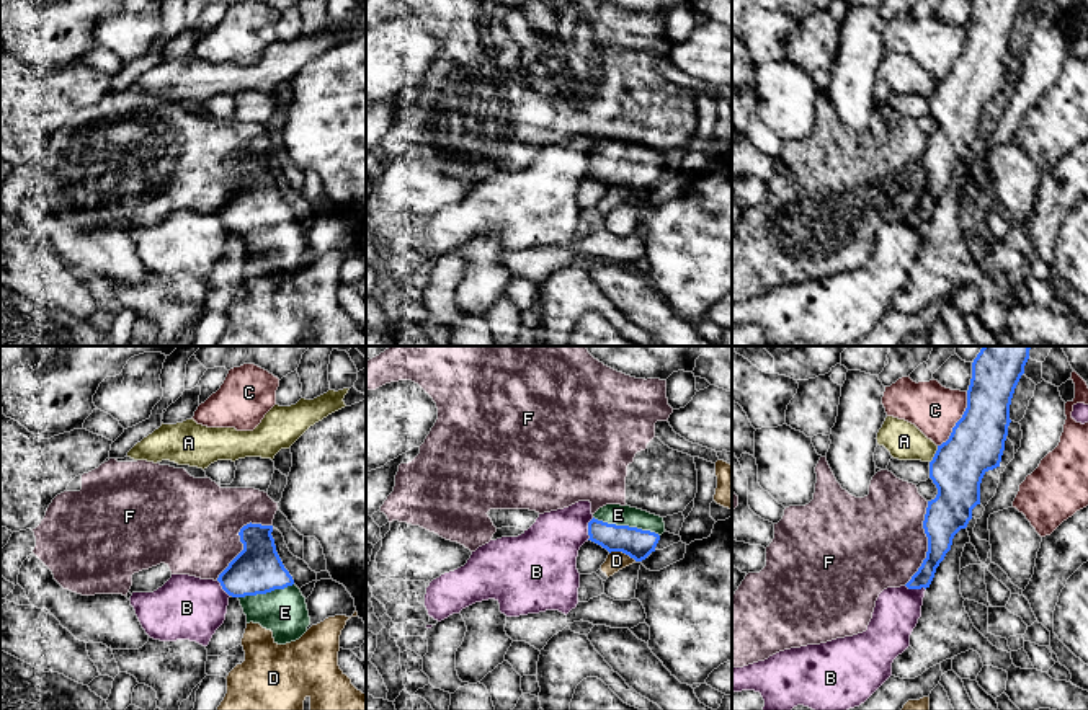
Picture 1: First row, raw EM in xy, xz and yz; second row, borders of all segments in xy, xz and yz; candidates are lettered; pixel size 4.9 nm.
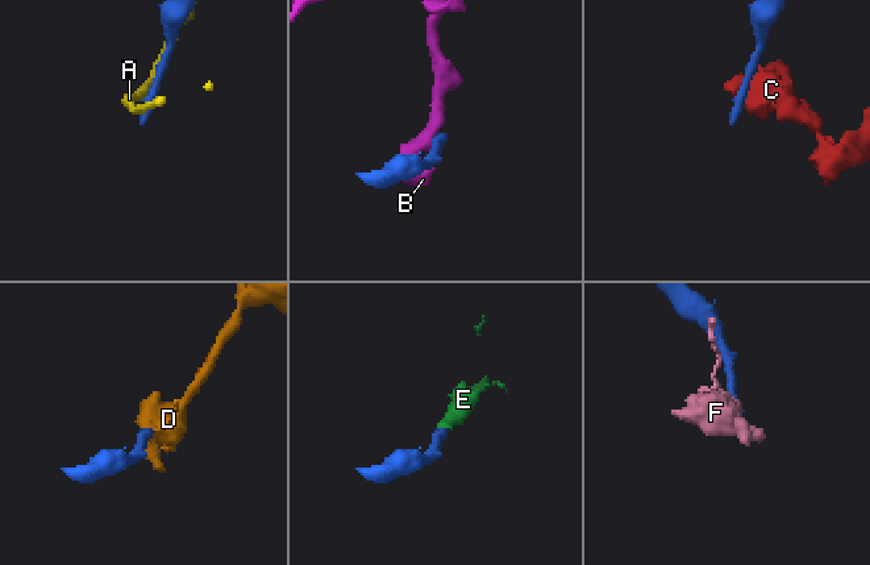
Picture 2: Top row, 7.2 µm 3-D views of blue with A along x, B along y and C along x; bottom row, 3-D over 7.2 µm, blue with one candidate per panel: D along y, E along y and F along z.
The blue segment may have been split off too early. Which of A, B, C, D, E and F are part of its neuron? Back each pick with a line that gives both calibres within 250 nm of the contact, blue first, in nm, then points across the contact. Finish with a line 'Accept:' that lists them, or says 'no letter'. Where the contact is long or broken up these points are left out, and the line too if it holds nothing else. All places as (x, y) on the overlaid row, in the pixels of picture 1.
E: Thickness 150 nm (blue) against 100 nm. Path across: xz (637, 544), (637, 537), (626, 526), (618, 514)
Accept: E

